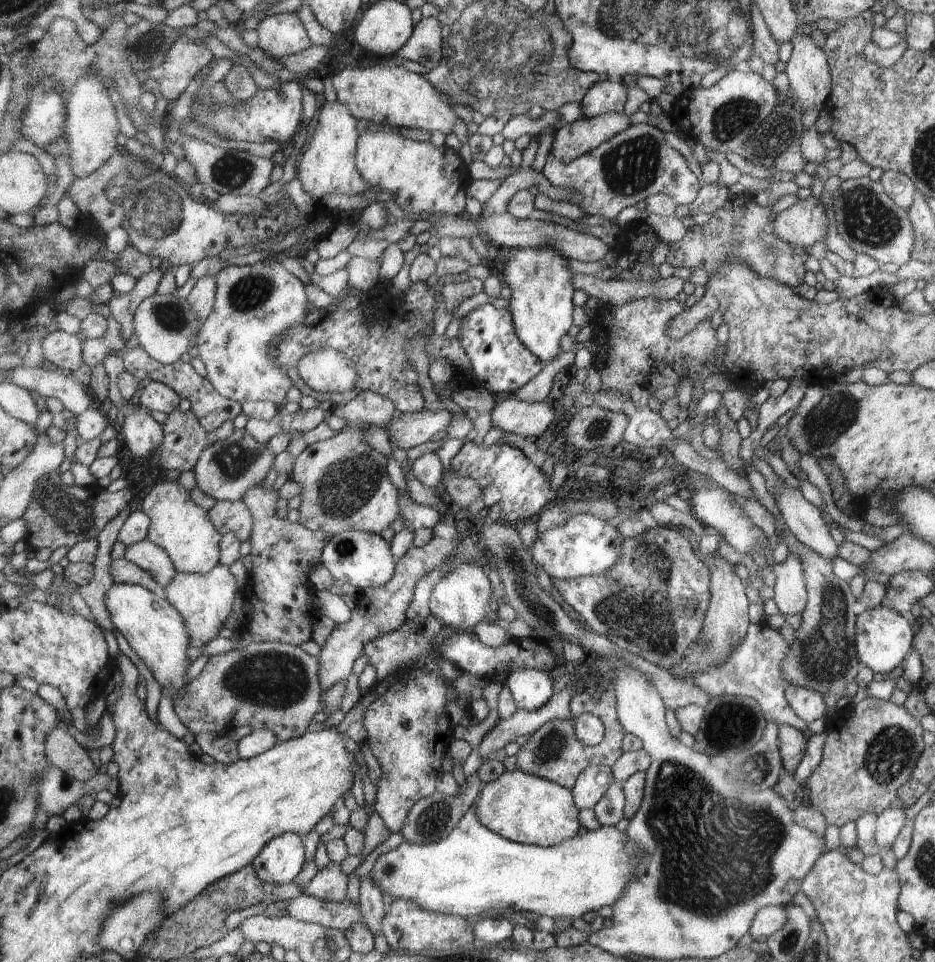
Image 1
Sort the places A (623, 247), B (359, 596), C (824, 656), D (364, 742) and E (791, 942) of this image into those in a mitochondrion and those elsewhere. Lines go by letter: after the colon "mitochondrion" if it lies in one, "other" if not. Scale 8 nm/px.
A: other
B: other
C: mitochondrion
D: other
E: mitochondrion

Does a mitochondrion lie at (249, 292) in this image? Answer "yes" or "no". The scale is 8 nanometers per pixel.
yes

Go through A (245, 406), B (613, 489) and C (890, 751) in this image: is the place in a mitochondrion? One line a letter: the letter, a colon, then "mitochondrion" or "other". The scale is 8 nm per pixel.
A: other
B: other
C: mitochondrion

